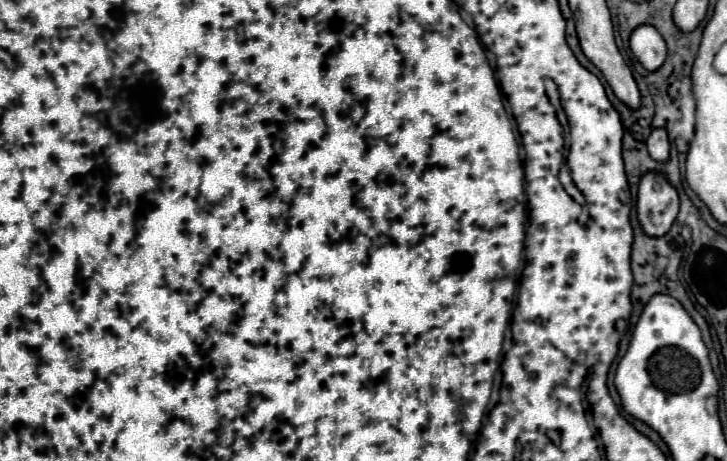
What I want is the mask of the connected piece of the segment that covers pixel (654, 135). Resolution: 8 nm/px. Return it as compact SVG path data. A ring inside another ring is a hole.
M665 129L651 131L651 135L647 139L647 149L649 149L651 159L655 159L659 163L665 163L669 159L669 139L667 139Z

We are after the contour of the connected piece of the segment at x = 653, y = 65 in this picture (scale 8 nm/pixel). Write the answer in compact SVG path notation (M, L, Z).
M641 25L631 35L631 51L647 71L657 71L663 65L667 47L655 27Z

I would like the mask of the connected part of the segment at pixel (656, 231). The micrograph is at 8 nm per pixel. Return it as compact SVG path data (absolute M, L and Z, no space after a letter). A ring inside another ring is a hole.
M647 173L639 183L637 219L645 235L663 237L679 211L679 195L661 173Z

